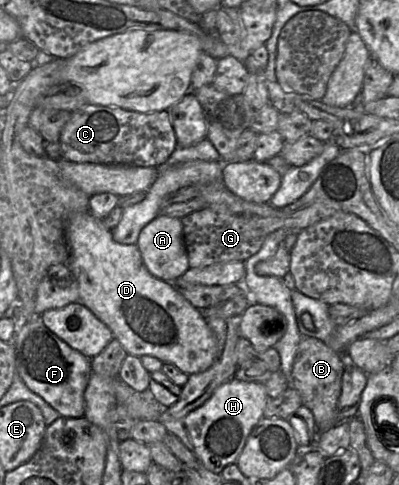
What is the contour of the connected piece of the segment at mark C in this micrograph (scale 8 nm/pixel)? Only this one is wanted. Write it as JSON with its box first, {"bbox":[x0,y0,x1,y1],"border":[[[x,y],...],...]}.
{"bbox":[60,104,177,165],"border":[[[85,104],[71,112],[60,133],[61,157],[75,163],[163,165],[177,147],[167,110],[140,113],[118,106]]]}

